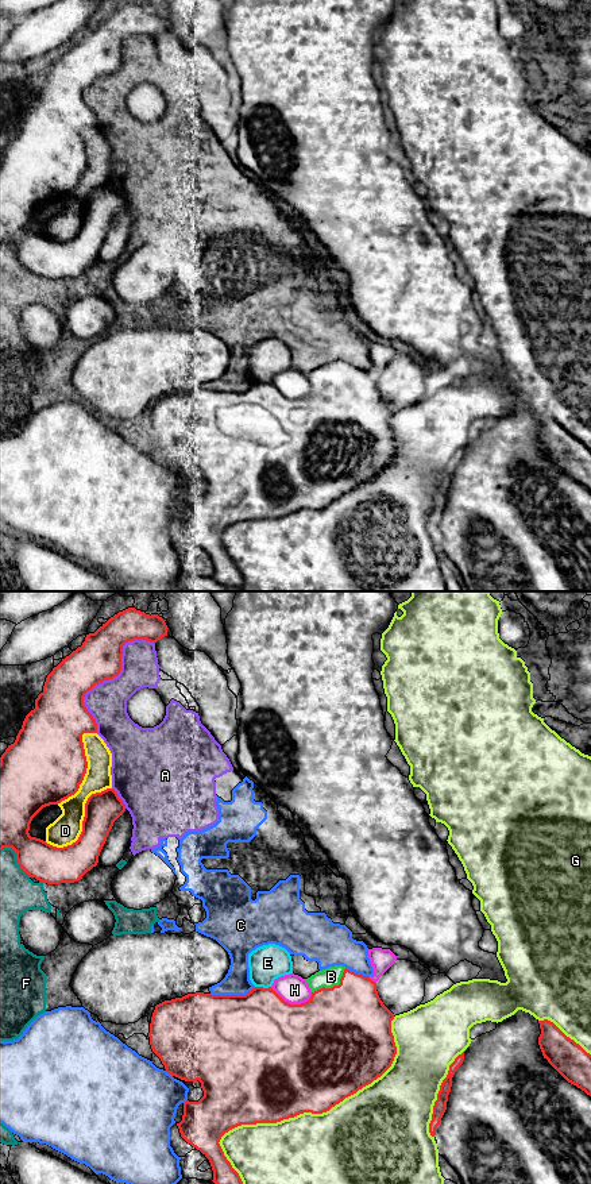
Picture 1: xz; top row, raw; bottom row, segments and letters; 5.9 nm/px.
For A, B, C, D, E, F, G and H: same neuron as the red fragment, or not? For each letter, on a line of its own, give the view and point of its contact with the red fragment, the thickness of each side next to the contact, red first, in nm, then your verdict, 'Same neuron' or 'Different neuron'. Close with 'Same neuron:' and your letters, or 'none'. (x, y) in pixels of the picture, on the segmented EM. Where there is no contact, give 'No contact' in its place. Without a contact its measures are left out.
A: Touches red at xz (111, 678). Thickness 260 nm (red) against 240 nm. Different neuron
B: Touches red at xz (333, 986). Thickness 500 nm (red) against 120 nm. Same neuron
C: Touches red at xz (232, 995). Thickness 500 nm (red) against 160 nm. Different neuron
D: Touches red at xz (82, 824). Thickness 220 nm (red) against 170 nm. Different neuron
E: Touches red at xz (262, 987). Thickness 460 nm (red) against 220 nm. Different neuron
F: Touches red at xz (16, 857). Thickness 220 nm (red) against 220 nm. Different neuron
G: Touches red at xz (306, 1111). Thickness 500 nm (red) against 420 nm. Different neuron
H: Touches red at xz (292, 1005). Thickness 500 nm (red) against 170 nm. Different neuron
Same neuron: B

